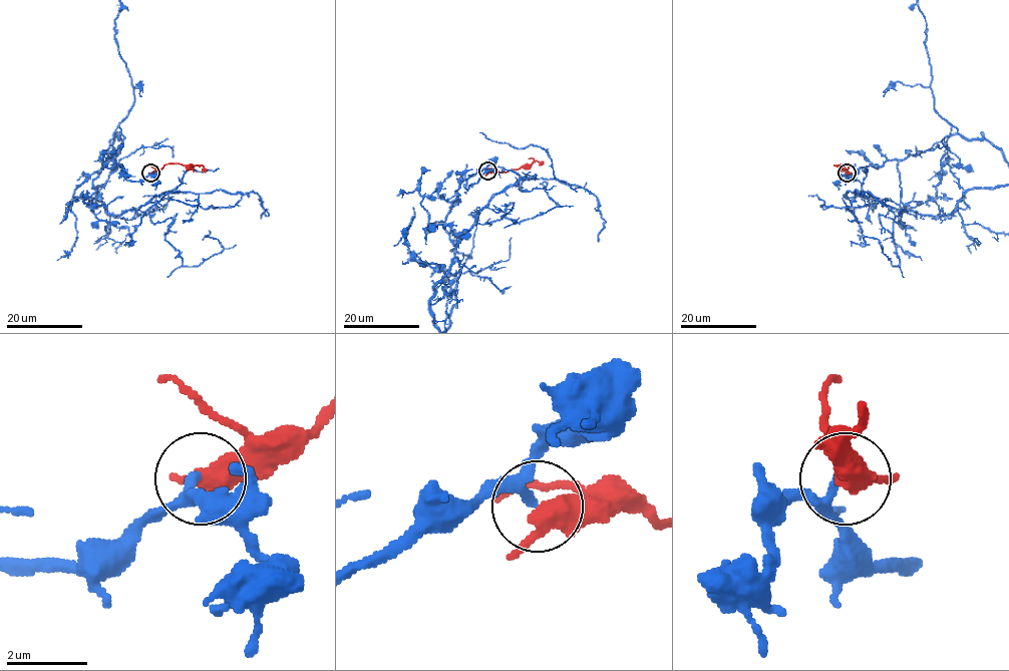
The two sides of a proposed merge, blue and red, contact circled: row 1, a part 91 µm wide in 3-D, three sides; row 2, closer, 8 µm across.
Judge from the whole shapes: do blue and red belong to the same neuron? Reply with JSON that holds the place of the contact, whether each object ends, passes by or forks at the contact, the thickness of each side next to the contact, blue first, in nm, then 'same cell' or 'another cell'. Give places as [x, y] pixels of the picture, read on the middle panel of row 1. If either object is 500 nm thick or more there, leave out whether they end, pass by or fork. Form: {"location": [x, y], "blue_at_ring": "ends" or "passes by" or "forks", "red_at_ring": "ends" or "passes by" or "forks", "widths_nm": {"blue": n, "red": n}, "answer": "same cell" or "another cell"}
{"location": [487, 171], "blue_at_ring": "passes by", "red_at_ring": "passes by", "widths_nm": {"blue": 170, "red": 420}, "answer": "same cell"}

